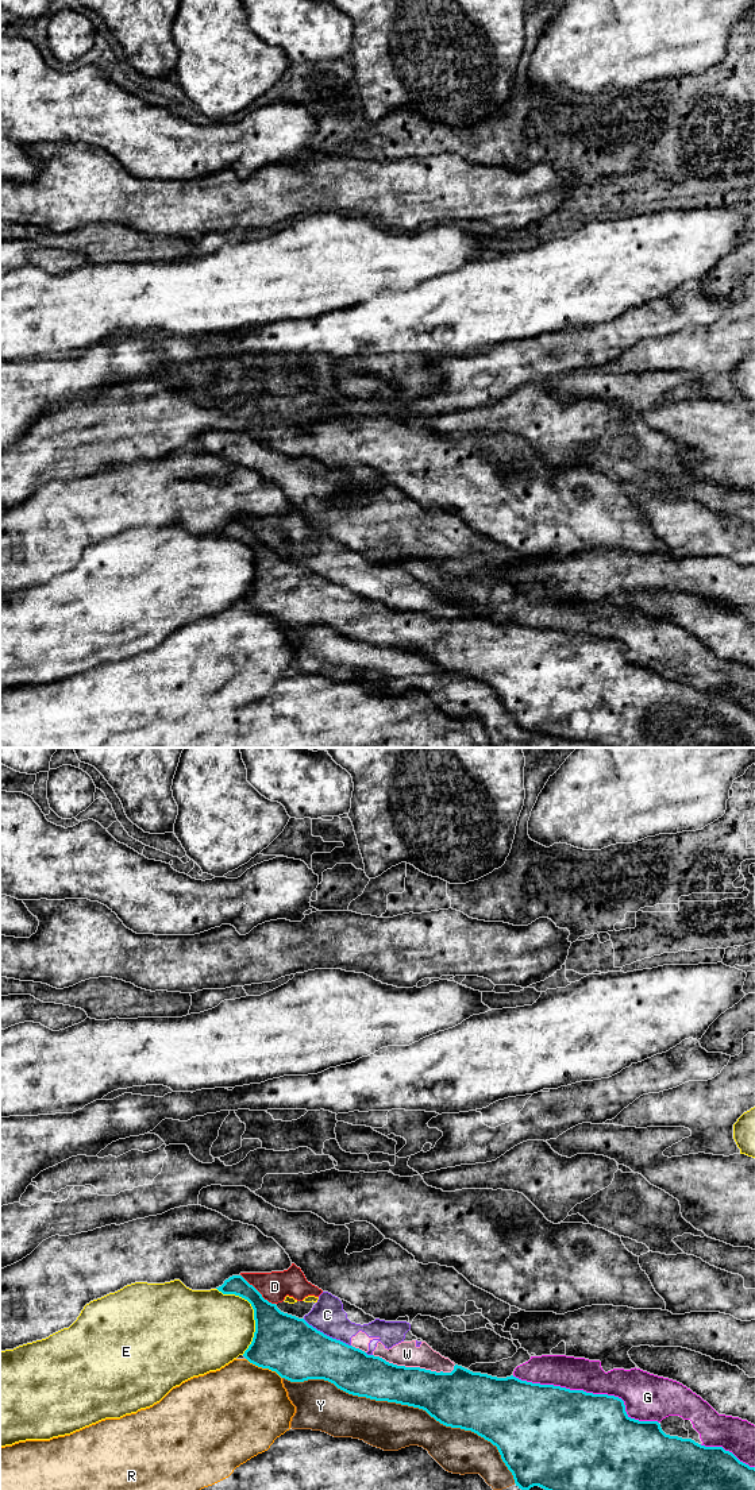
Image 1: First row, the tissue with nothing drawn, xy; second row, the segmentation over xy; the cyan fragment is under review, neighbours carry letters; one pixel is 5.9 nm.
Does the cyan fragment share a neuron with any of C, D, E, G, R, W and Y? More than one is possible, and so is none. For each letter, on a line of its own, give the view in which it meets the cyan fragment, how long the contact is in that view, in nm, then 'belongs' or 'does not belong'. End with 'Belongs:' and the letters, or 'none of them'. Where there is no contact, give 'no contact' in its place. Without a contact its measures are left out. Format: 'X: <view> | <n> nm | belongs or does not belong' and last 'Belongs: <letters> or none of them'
C: xy | 340 nm | does not belong
D: xy | 280 nm | does not belong
E: xy | 440 nm | does not belong
G: xy | 900 nm | does not belong
R: xy | 240 nm | does not belong
W: xy | 500 nm | does not belong
Y: xy | 1500 nm | does not belong
Belongs: none of them

